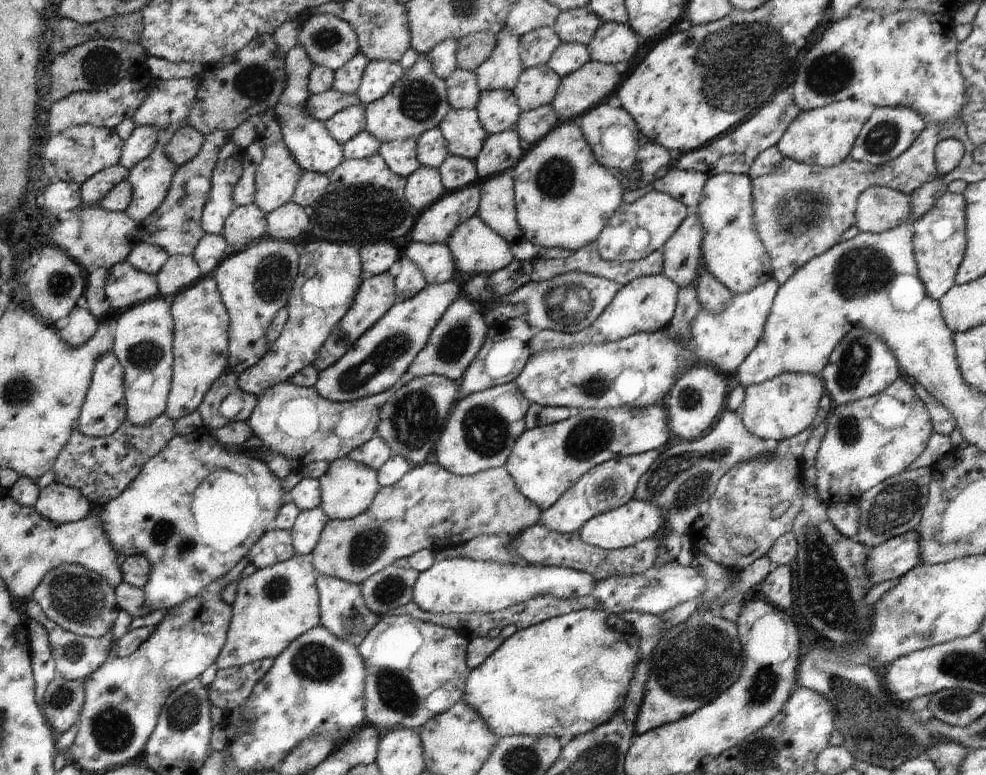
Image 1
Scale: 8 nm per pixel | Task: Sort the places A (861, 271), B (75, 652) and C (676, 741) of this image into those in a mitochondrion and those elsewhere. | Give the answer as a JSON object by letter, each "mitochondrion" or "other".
{"A":"mitochondrion","B":"mitochondrion","C":"other"}

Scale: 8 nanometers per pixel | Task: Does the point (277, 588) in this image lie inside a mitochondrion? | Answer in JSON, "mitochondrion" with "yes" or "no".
{"mitochondrion":"yes"}

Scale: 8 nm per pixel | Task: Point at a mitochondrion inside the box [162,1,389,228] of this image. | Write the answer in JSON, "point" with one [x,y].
{"point":[255,81]}

